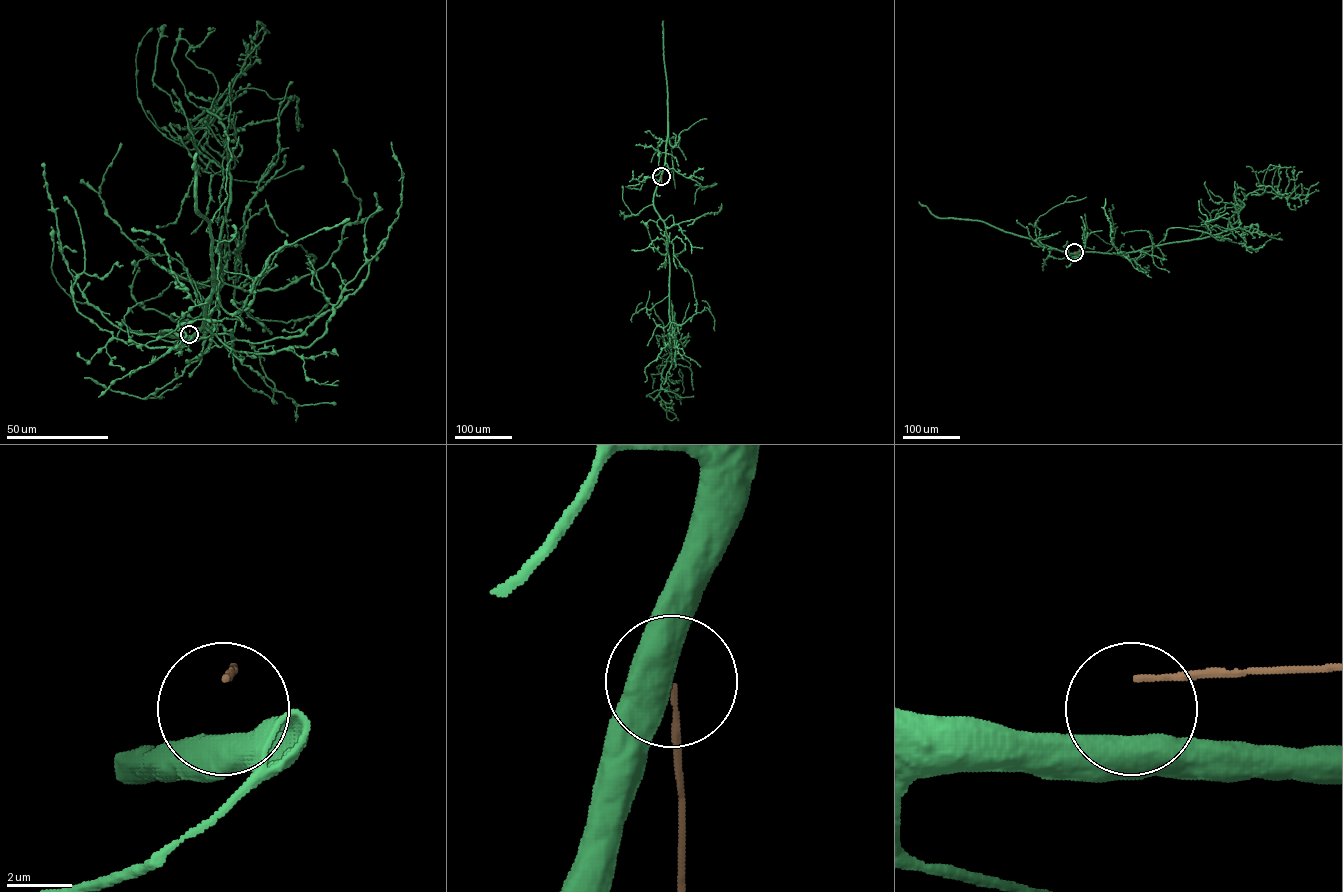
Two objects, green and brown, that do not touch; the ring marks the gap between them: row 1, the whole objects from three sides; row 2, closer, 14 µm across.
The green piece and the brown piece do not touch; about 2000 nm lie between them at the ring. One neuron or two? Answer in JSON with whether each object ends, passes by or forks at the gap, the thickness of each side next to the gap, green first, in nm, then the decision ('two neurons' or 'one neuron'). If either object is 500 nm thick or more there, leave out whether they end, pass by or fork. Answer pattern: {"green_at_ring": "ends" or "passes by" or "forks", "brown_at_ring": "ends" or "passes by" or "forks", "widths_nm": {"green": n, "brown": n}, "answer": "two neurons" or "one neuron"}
{"widths_nm": {"green": 750, "brown": 180}, "answer": "two neurons"}

